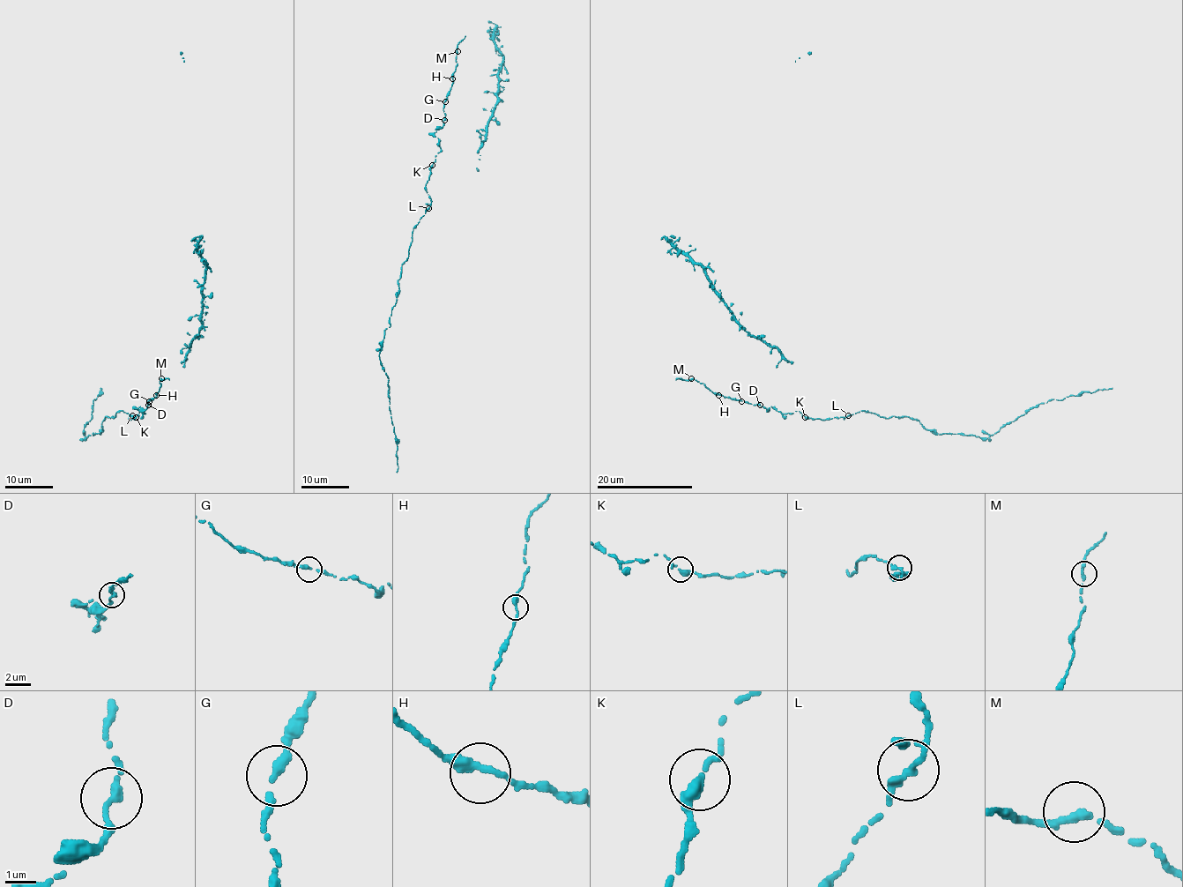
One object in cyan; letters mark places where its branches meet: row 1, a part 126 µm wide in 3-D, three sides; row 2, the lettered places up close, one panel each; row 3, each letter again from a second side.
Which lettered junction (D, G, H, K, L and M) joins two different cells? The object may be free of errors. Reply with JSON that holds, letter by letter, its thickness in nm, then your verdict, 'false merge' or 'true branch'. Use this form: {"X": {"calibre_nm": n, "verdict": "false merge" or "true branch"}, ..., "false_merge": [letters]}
{"D": {"calibre_nm": 240, "verdict": "true branch"}, "G": {"calibre_nm": 240, "verdict": "true branch"}, "H": {"calibre_nm": 280, "verdict": "true branch"}, "K": {"calibre_nm": 280, "verdict": "true branch"}, "L": {"calibre_nm": 240, "verdict": "true branch"}, "M": {"calibre_nm": 240, "verdict": "true branch"}, "false_merge": []}

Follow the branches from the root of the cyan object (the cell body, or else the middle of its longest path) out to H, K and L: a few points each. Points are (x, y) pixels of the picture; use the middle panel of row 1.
H: (445, 120), (444, 101), (452, 78)
K: (445, 120), (435, 132), (440, 151), (432, 165)
L: (445, 120), (435, 132), (440, 151), (435, 155), (426, 184), (426, 191), (431, 198), (428, 208)

